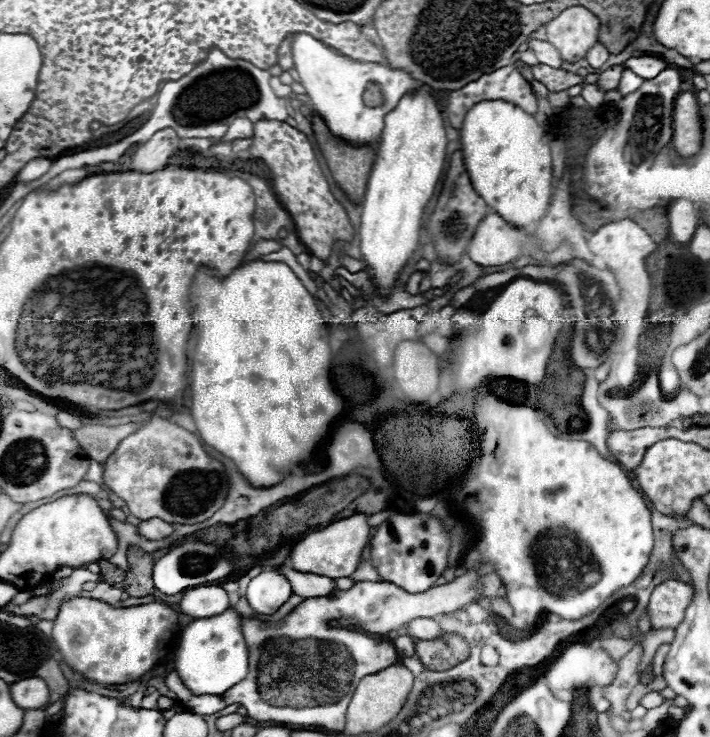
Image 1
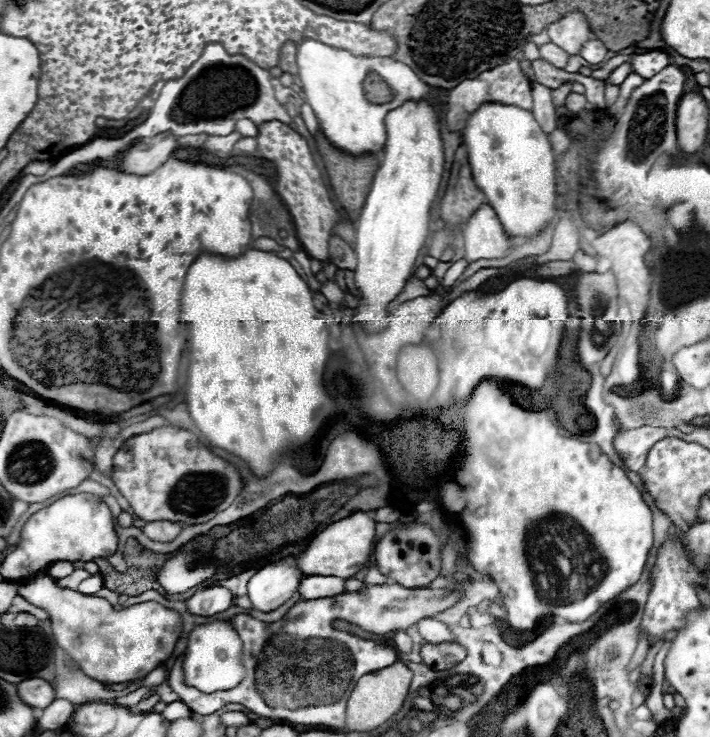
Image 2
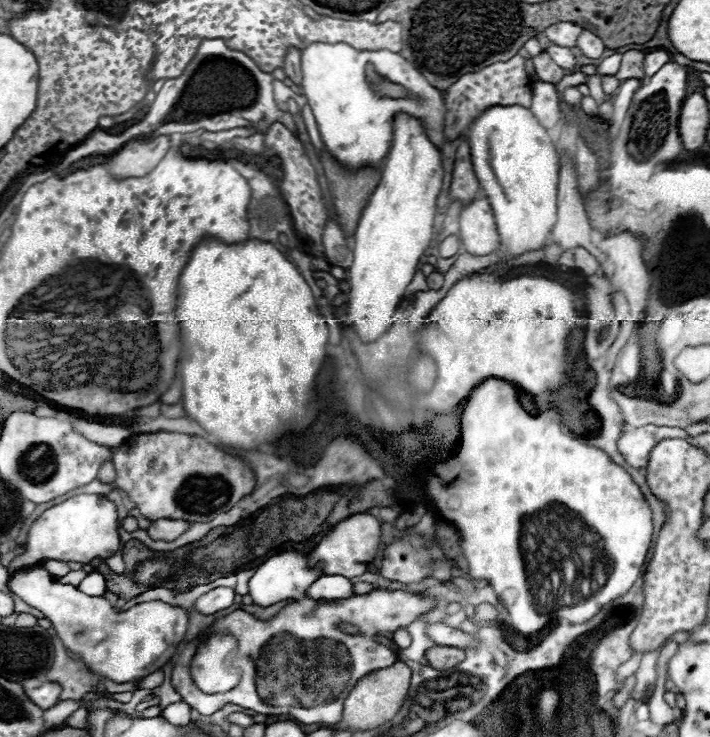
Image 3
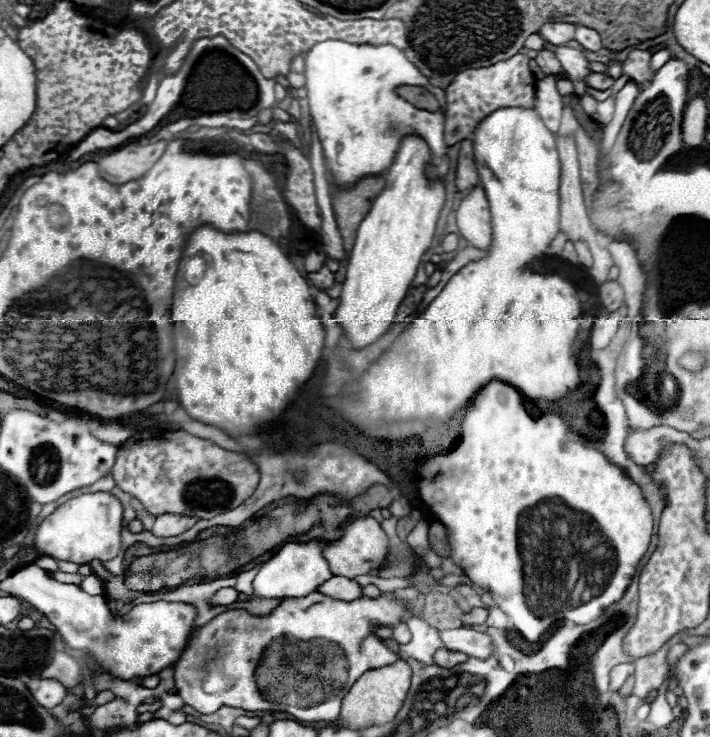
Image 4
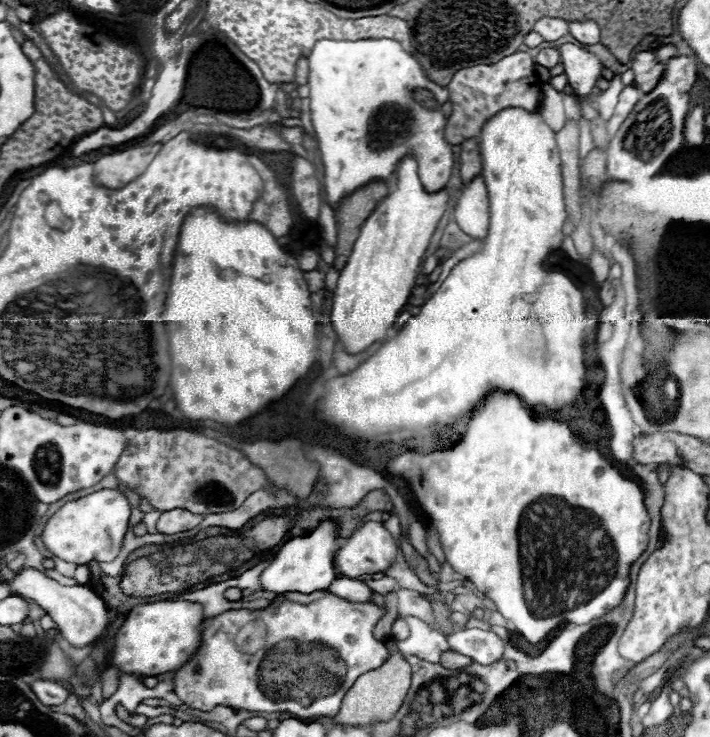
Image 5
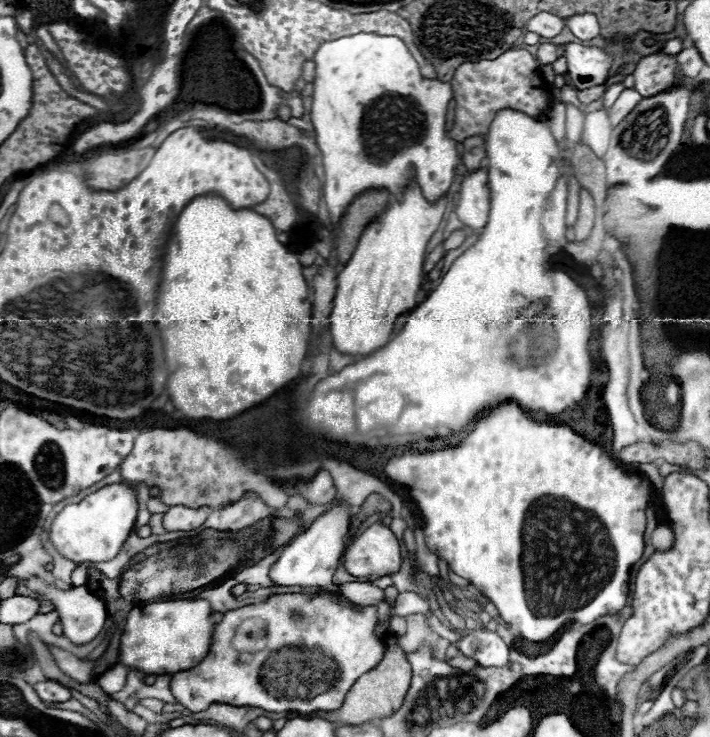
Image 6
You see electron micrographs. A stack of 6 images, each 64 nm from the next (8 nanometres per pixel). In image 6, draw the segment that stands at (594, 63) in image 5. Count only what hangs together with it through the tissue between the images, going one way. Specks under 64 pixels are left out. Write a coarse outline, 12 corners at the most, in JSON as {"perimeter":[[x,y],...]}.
{"perimeter":[[566,44],[568,76],[578,90],[606,84],[614,56]]}

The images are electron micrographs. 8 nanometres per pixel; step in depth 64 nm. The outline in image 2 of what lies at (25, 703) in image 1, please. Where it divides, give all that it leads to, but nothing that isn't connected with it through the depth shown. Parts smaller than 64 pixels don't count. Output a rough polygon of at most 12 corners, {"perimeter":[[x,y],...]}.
{"perimeter":[[24,680],[18,694],[40,710],[56,700],[56,688],[46,680]]}

